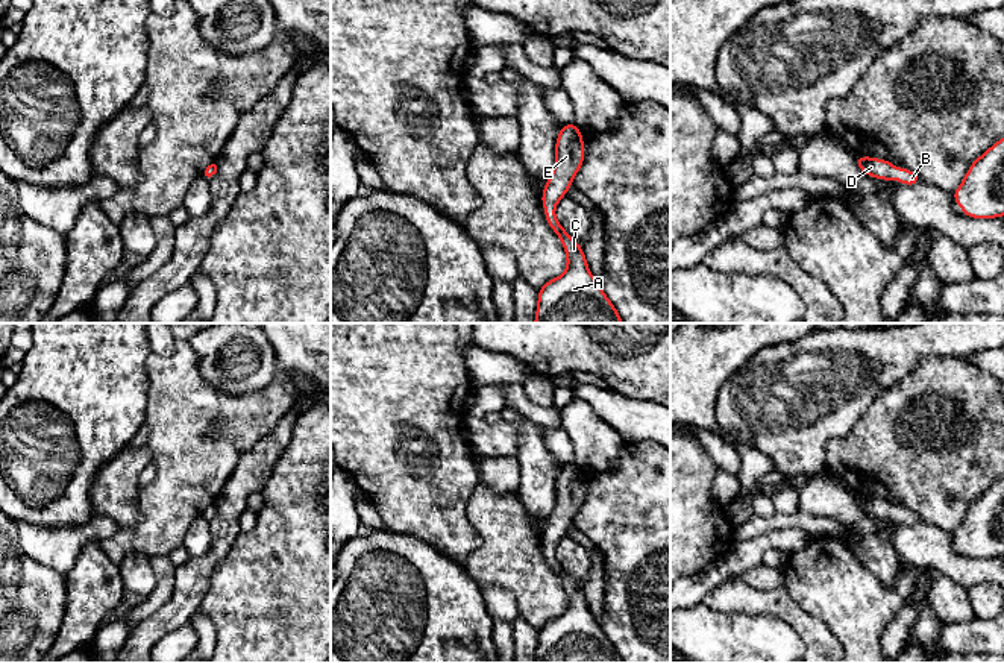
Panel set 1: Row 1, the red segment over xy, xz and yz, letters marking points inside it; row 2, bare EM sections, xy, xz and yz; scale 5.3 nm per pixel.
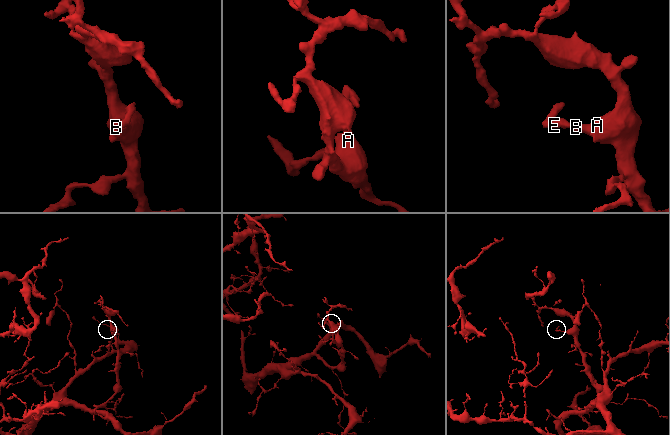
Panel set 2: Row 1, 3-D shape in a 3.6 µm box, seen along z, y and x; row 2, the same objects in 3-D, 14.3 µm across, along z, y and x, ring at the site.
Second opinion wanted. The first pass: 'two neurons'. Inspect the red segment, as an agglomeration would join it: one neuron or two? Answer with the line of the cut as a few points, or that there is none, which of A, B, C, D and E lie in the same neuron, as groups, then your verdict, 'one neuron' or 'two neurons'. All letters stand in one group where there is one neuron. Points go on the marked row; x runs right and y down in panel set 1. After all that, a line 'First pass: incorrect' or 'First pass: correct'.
no cut | A B C D E | one neuron
First pass: incorrect

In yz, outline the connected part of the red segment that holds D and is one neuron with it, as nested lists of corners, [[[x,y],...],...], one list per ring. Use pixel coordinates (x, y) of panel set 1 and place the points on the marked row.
[[[855,156],[855,164],[864,174],[874,176],[881,181],[889,181],[895,178],[899,184],[904,185],[922,184],[922,179],[915,171],[898,168],[886,159]]]

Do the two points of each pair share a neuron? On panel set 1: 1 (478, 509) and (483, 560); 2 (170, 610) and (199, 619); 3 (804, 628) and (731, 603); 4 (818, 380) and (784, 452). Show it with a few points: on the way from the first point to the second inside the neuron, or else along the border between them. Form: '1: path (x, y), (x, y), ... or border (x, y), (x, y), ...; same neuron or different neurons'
1: path (489, 521), (489, 548); same neuron
2: border (197, 607), (188, 622); different neurons
3: path (786, 610), (774, 603), (749, 603); same neuron
4: path (800, 398), (790, 407), (790, 434); same neuron

